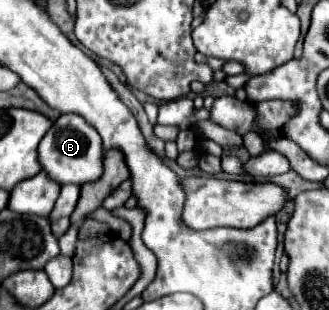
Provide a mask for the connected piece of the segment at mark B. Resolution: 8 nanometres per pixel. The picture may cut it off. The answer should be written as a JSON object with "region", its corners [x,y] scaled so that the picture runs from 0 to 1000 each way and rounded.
{"region":[[[213,365],[213,371],[188,371],[182,384],[170,384],[158,416],[122,455],[116,487],[122,487],[128,545],[146,552],[146,565],[182,597],[201,597],[201,590],[255,597],[267,584],[292,584],[310,565],[316,481],[310,481],[304,435],[292,429],[292,416],[280,416],[274,397],[261,397],[237,371]]]}

